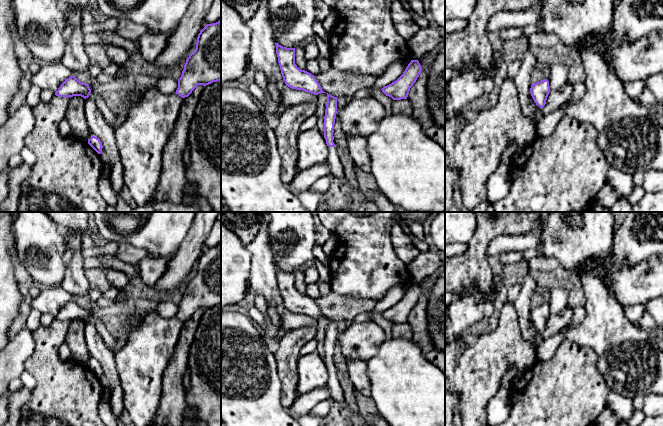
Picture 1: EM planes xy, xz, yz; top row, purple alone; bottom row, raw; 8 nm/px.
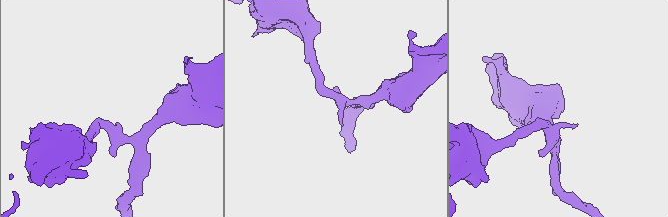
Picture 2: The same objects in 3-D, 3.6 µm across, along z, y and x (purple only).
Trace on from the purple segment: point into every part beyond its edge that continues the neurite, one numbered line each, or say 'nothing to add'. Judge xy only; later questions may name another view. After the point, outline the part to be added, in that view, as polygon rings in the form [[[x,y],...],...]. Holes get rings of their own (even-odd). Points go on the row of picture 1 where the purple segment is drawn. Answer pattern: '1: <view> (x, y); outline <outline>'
nothing to add

